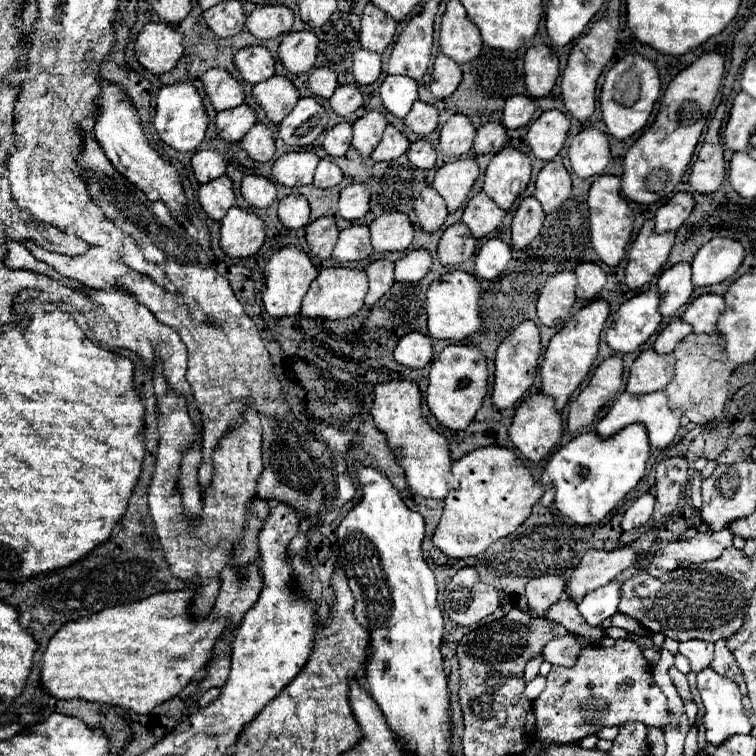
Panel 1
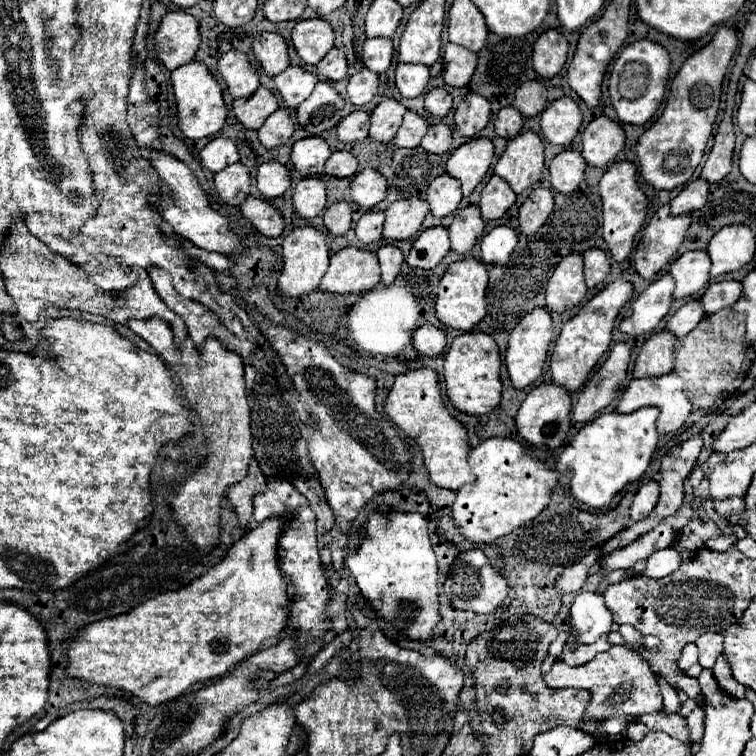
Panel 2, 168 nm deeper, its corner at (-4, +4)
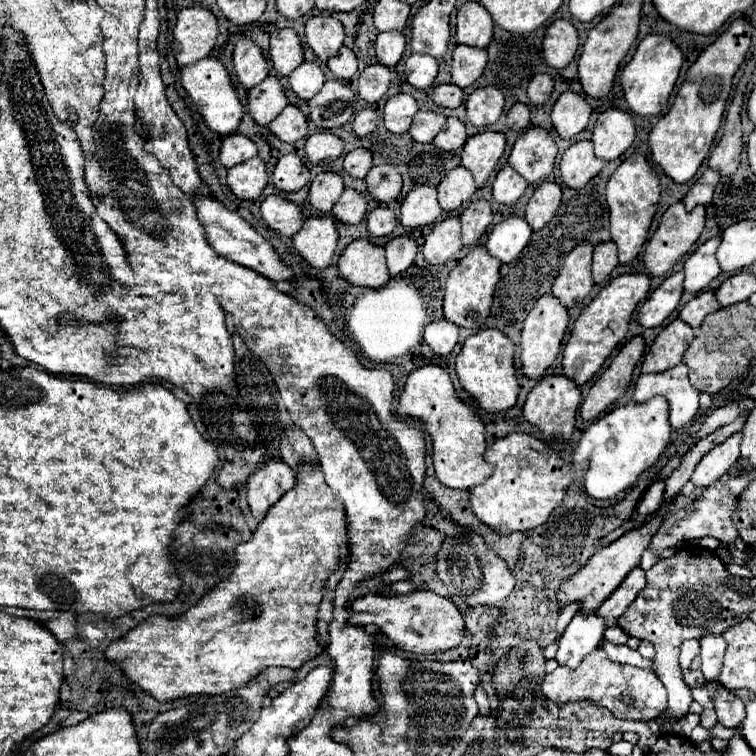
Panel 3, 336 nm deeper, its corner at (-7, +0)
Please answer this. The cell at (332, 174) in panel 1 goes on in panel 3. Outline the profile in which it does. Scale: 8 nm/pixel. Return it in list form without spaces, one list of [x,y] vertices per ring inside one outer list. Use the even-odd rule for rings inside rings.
[[[356,148],[344,156],[344,172],[352,178],[364,178],[372,168],[372,154],[366,148]]]

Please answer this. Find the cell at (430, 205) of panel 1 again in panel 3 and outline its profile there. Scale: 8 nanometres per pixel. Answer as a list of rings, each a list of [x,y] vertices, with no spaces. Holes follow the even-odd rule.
[[[458,166],[452,172],[448,172],[448,176],[438,184],[438,202],[444,212],[454,212],[464,202],[468,202],[474,192],[476,186],[472,174],[466,168]]]

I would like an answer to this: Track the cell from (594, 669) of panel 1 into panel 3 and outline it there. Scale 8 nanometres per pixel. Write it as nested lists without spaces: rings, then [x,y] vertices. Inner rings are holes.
[[[598,648],[590,652],[576,670],[568,666],[558,666],[554,672],[544,676],[542,692],[549,700],[561,706],[566,702],[590,699],[604,704],[616,718],[630,718],[630,720],[654,720],[666,708],[666,692],[664,684],[660,684],[658,676],[652,670],[636,668],[630,664],[618,664],[604,656],[604,650]]]

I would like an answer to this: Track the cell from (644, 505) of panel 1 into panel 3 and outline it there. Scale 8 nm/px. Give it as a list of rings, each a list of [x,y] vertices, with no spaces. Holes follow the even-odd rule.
[[[654,482],[654,484],[646,490],[646,494],[642,496],[642,500],[640,500],[636,512],[642,514],[642,516],[654,514],[654,512],[660,508],[662,500],[664,500],[662,494],[664,494],[664,482]]]

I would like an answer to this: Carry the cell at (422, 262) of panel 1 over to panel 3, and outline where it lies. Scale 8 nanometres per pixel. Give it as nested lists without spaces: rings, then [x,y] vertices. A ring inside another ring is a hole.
[[[446,218],[438,222],[426,236],[422,256],[428,264],[446,264],[460,248],[460,220]]]

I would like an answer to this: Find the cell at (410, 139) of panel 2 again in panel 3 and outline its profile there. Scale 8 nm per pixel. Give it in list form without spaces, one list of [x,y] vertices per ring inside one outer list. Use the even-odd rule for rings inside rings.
[[[416,112],[414,122],[412,122],[408,134],[412,136],[414,142],[430,144],[432,138],[444,126],[444,122],[446,122],[446,118],[442,114],[436,114],[436,112]]]

